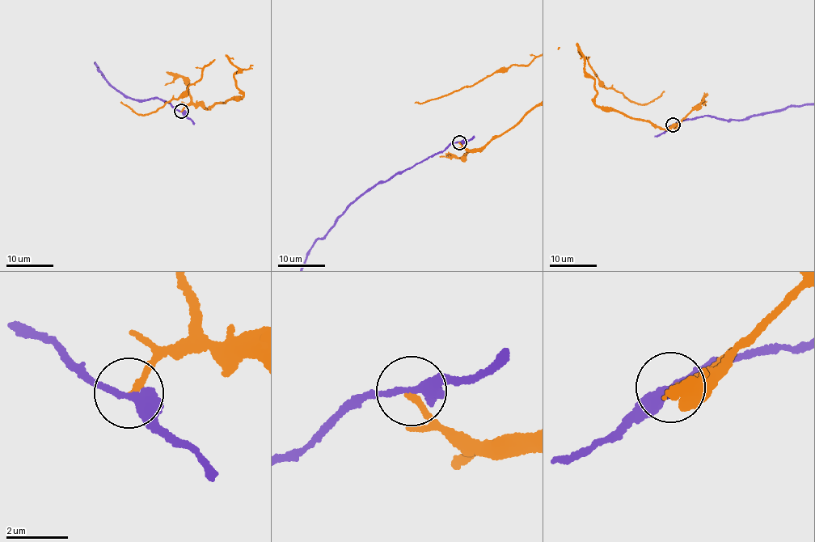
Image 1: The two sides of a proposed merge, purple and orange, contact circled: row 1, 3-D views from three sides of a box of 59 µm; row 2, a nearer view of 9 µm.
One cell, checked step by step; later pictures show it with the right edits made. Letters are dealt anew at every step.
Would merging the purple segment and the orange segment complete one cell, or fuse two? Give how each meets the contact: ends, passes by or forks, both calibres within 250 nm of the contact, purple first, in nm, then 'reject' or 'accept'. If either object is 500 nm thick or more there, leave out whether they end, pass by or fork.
purple passes by; orange ends; calibres 320 and 190 nm; reject

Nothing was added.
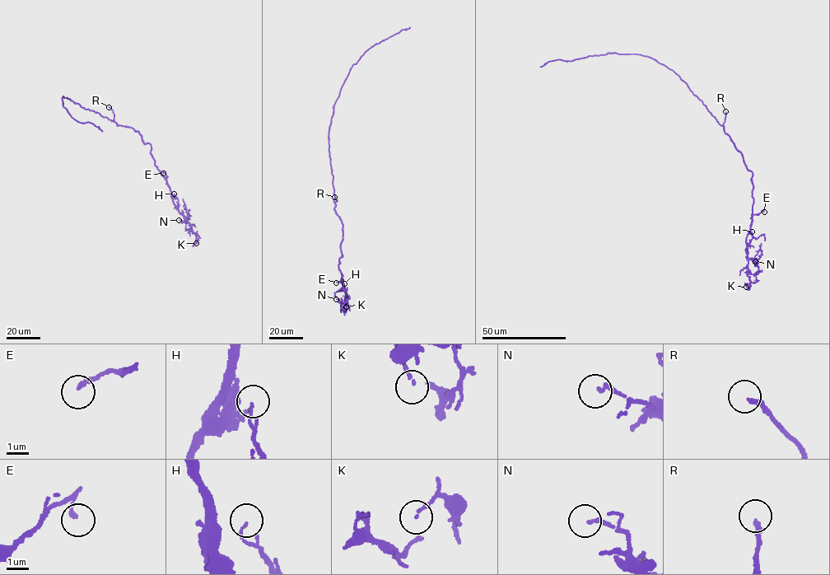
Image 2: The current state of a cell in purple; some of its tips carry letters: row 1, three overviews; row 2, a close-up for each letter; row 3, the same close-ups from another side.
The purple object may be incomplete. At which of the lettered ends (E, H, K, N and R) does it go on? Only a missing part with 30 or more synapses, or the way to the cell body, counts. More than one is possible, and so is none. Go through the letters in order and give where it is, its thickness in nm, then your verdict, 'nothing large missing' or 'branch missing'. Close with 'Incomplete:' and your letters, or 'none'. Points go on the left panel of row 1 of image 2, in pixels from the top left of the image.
E: place (163, 173); calibre 160 nm; nothing large missing
H: place (174, 194); calibre 90 nm; nothing large missing
K: place (196, 243); calibre 100 nm; nothing large missing
N: place (179, 220); calibre 140 nm; nothing large missing
R: place (109, 107); calibre 200 nm; branch missing
Incomplete: R

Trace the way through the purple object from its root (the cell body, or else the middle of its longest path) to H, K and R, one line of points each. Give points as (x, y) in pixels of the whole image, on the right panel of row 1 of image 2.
H: (712, 114), (728, 134), (753, 174), (753, 203), (747, 244), (752, 239), (752, 231)
K: (712, 114), (728, 134), (753, 174), (752, 220), (746, 240), (747, 273), (750, 281), (745, 284), (746, 287)
R: (712, 114), (724, 126), (725, 111)

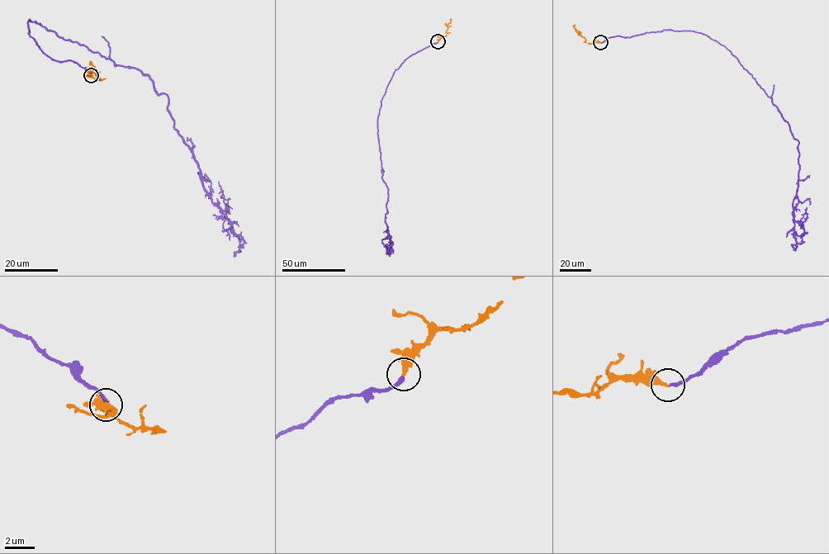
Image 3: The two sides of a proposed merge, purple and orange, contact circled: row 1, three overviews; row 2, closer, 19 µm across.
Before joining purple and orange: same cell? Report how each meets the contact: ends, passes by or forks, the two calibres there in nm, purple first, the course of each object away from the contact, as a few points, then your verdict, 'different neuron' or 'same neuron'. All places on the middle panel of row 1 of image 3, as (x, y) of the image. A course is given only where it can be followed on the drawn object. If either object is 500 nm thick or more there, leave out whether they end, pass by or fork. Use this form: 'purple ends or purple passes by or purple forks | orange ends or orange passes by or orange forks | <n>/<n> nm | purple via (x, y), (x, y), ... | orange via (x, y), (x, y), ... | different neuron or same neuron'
purple ends | orange passes by | 200/200 nm | purple via (438, 41), (405, 60), (381, 100), (377, 125), (381, 178), (388, 191), (384, 220), (388, 251), (383, 244) | orange via (438, 41), (447, 34), (450, 20) | same neuron

